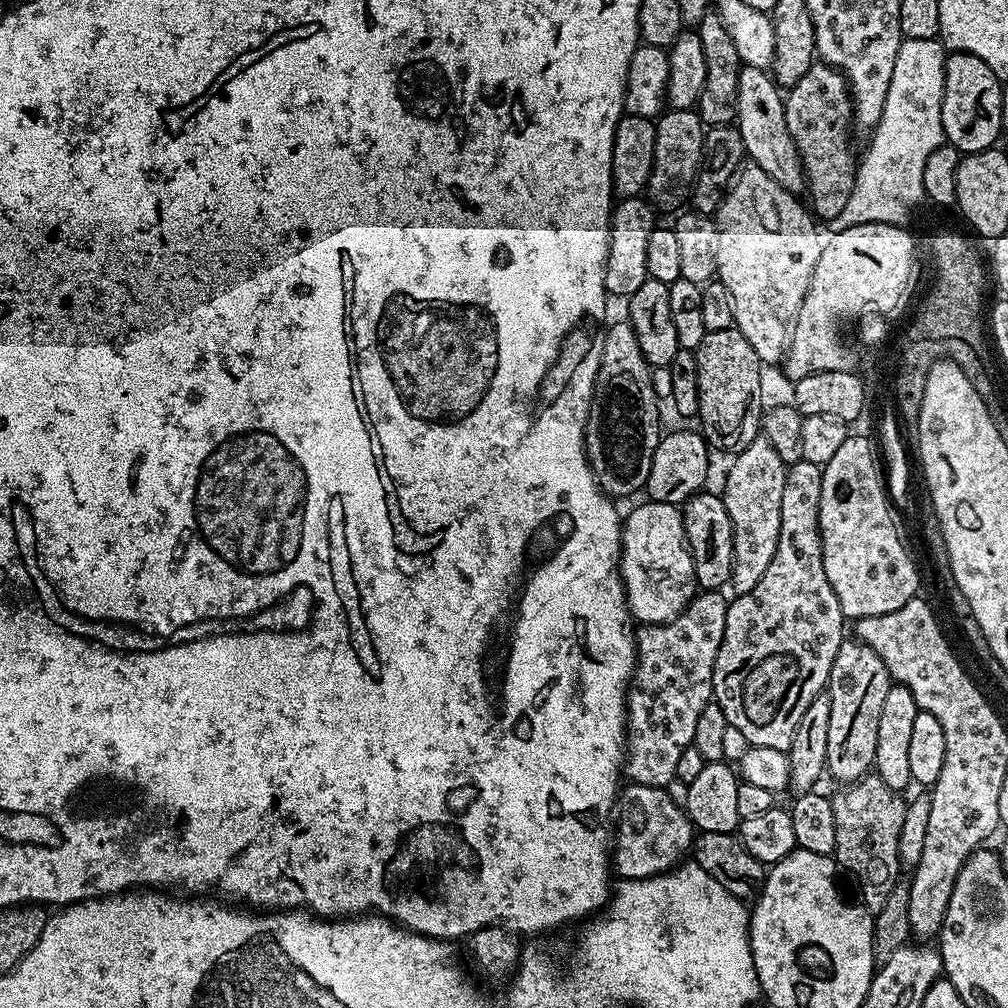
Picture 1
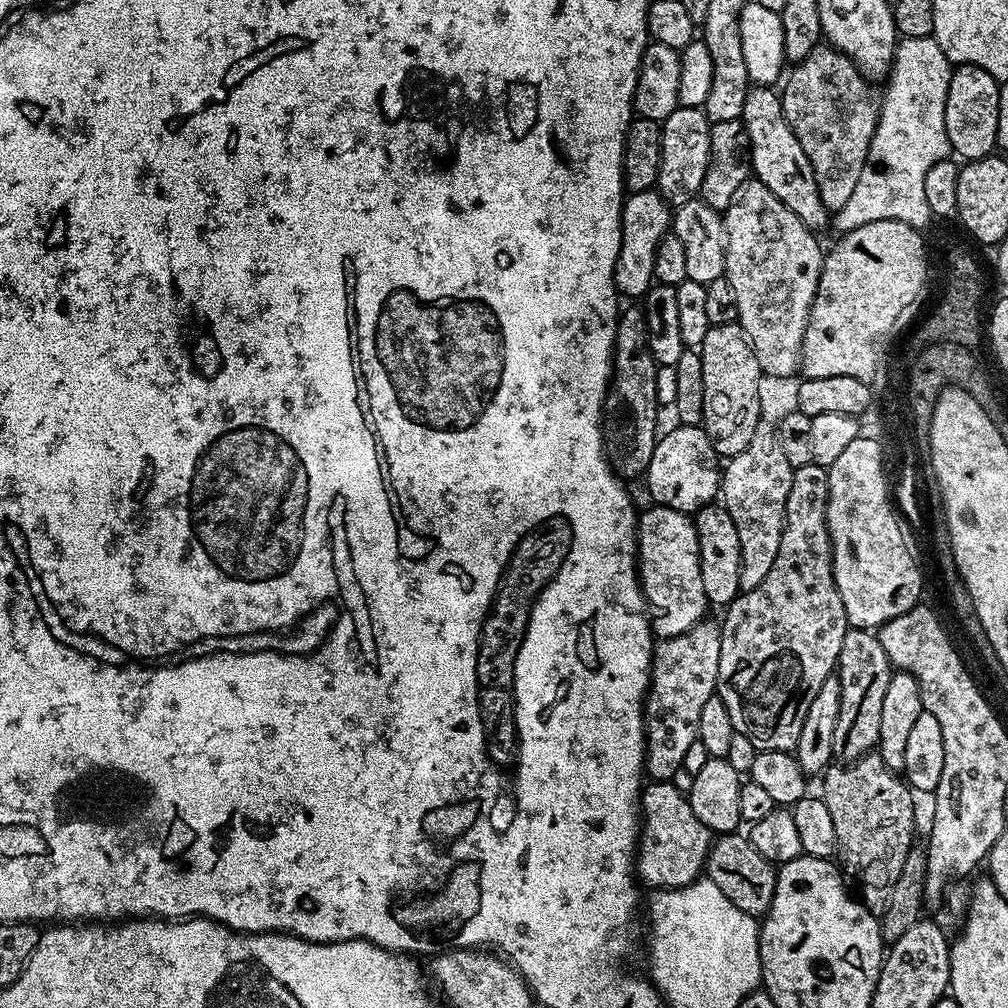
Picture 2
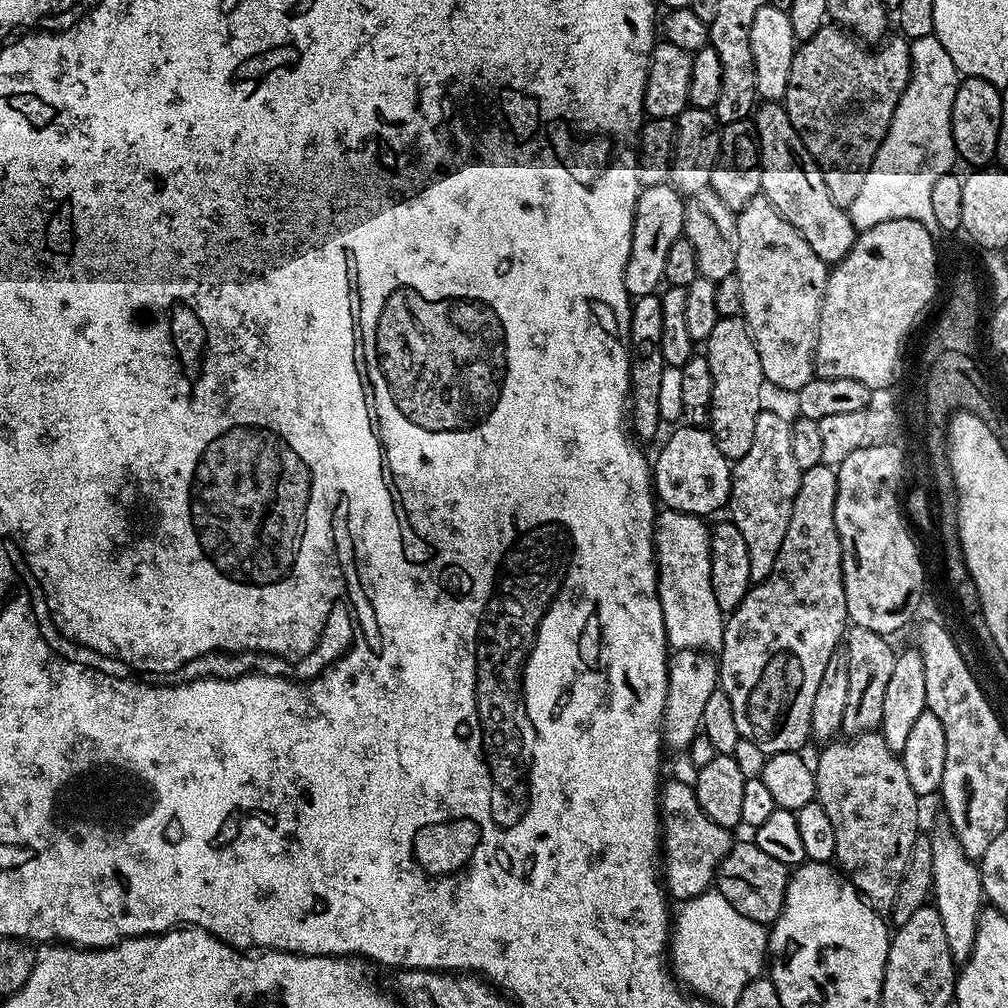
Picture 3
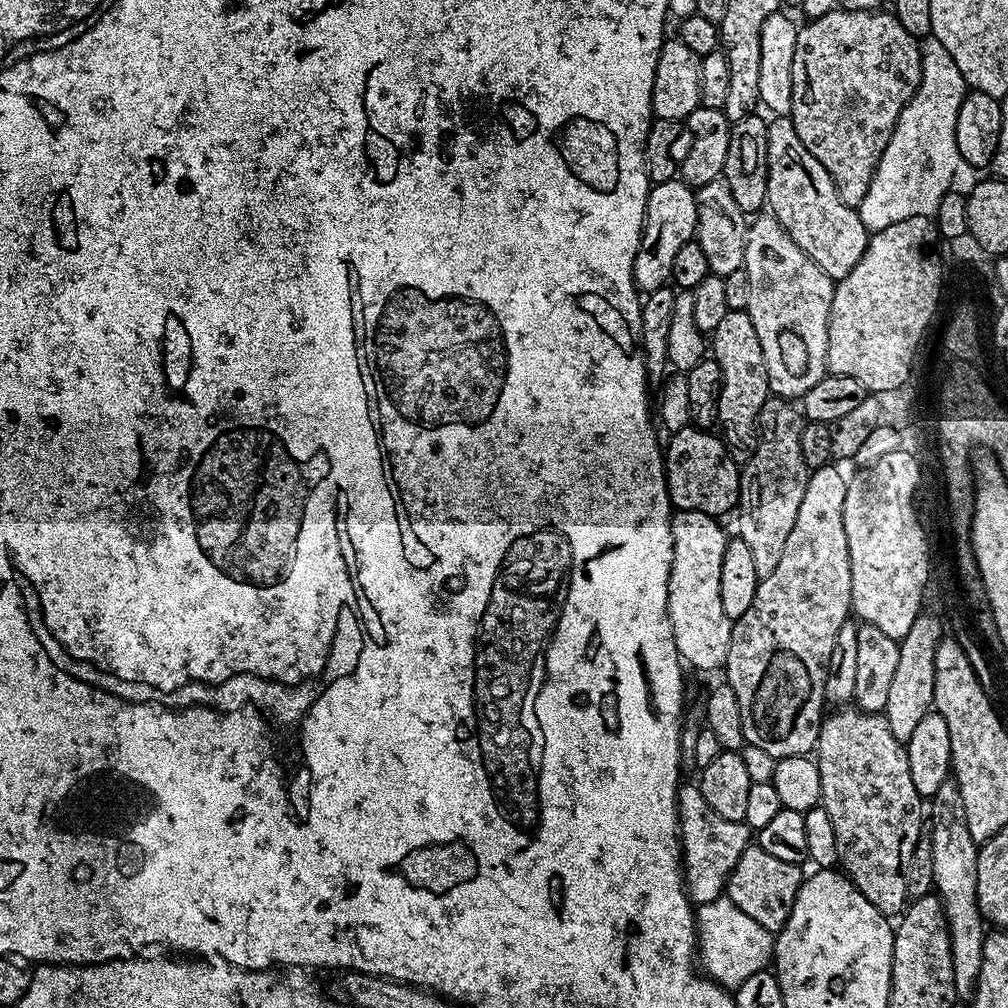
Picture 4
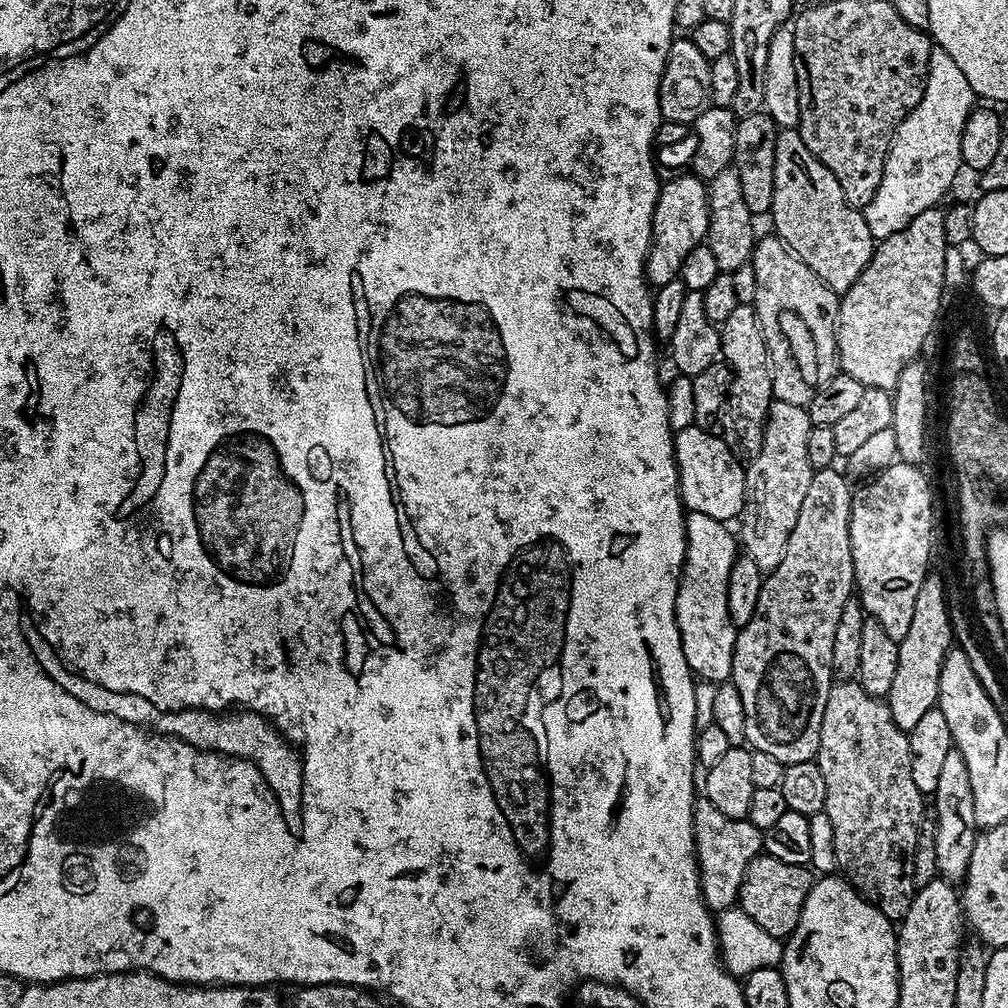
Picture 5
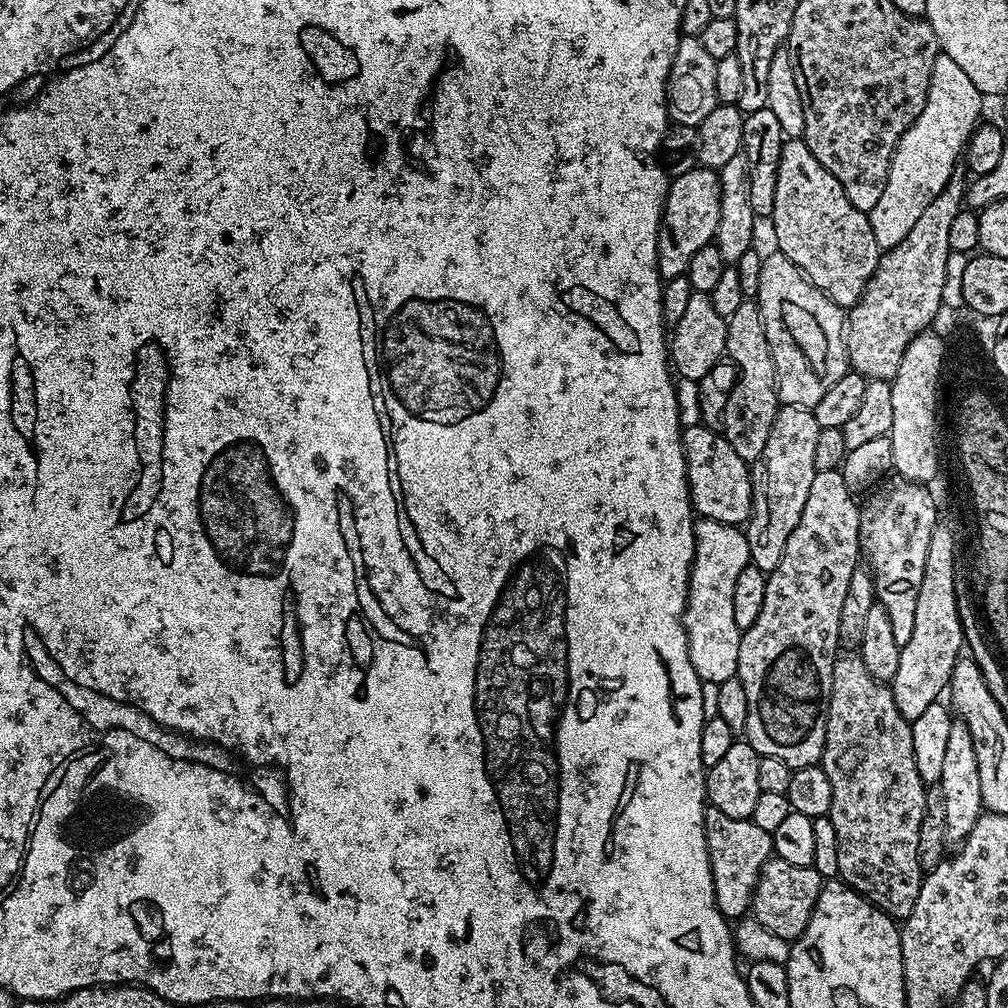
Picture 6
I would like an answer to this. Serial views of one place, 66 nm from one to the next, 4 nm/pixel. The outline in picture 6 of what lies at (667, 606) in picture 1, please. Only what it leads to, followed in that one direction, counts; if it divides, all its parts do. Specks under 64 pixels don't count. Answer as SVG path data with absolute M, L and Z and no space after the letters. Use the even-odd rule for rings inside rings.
M703 518L695 521L696 549L692 559L692 573L688 583L688 601L684 607L684 633L688 639L690 662L698 678L708 686L726 682L738 670L738 646L741 628L734 622L734 585L738 574L750 567L750 546L747 535L735 524L723 524Z

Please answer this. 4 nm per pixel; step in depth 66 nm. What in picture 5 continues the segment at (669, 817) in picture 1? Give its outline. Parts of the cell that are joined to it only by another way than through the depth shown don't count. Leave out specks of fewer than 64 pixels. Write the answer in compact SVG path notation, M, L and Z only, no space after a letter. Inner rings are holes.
M703 798L697 799L693 814L696 863L700 869L702 898L709 912L719 914L739 901L742 878L750 862L761 855L764 834L762 829L751 824L747 818L726 818L726 814L722 814L722 810L714 806L714 802Z

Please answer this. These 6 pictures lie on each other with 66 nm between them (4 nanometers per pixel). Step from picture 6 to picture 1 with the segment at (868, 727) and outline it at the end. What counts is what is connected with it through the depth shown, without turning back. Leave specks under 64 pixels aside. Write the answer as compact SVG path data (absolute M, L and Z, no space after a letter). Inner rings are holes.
M869 774L853 784L841 787L837 796L831 797L834 810L834 859L860 883L864 895L863 907L875 913L882 910L890 890L901 879L902 865L898 854L898 838L902 834L902 822L906 818L908 804L905 797L895 792L882 778Z

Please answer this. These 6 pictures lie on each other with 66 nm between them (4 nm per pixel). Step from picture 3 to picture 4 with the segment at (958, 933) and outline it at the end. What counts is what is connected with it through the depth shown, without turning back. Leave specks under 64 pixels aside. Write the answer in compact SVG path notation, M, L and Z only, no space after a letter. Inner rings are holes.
M949 778L938 786L938 794L930 798L932 804L932 845L934 846L934 892L944 908L944 917L950 934L950 958L954 966L954 990L956 999L968 1002L976 990L978 974L982 970L982 946L986 935L986 921L978 902L978 854L977 840L966 826L966 814L962 810L962 794L955 779Z

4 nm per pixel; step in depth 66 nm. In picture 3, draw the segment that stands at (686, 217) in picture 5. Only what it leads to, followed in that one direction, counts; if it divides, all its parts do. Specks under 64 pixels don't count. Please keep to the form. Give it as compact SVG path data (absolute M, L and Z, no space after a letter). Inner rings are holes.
M671 183L641 187L638 202L634 206L630 258L626 258L624 275L629 297L650 296L661 287L666 270L666 253L684 235L684 202L685 197Z

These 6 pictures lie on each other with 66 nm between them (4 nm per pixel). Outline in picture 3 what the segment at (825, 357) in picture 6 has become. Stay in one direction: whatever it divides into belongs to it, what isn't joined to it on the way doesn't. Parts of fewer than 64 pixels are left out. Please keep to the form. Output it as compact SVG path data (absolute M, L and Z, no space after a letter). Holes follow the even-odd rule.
M763 194L736 213L736 229L738 258L734 275L742 286L742 319L752 332L765 381L795 394L816 371L818 318L829 265L810 250L810 242L778 214Z

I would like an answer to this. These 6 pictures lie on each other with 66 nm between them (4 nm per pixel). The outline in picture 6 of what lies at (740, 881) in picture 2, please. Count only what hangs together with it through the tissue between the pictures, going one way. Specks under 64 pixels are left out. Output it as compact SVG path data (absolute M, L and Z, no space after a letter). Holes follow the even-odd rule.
M775 858L767 860L752 895L751 915L758 922L762 922L766 930L778 934L778 938L789 942L797 940L810 922L810 914L825 883L825 877L820 875L817 868L790 866L790 862Z

